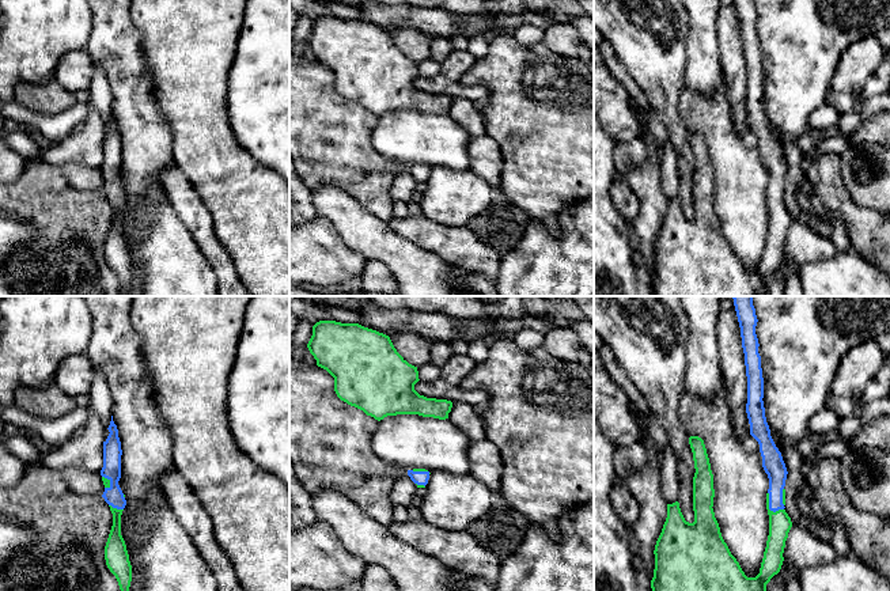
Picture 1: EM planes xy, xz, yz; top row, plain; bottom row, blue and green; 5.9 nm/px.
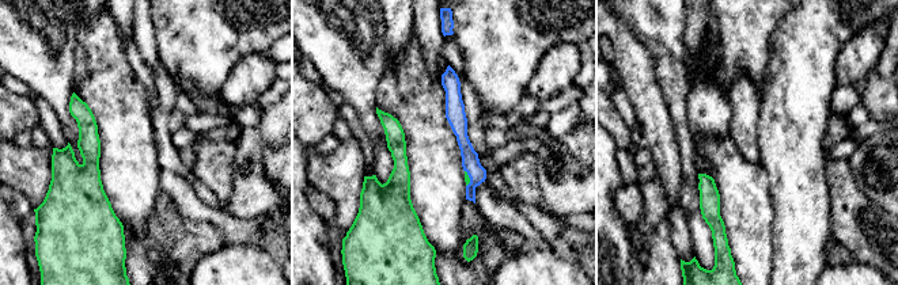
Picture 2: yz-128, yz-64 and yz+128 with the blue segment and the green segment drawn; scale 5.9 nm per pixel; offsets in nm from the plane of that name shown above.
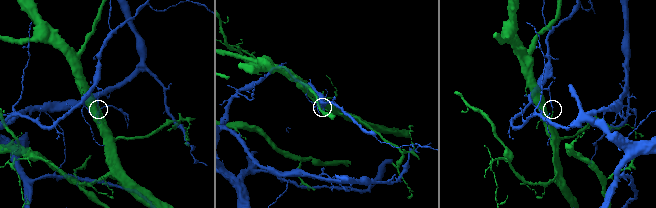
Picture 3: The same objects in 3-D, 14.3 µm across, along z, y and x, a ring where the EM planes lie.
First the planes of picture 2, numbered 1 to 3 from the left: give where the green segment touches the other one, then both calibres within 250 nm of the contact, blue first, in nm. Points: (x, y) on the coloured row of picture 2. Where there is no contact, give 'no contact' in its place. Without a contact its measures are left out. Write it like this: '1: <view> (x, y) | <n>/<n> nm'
1: no contact
2: yz-64 (469, 177) | 110/30 nm
3: no contact

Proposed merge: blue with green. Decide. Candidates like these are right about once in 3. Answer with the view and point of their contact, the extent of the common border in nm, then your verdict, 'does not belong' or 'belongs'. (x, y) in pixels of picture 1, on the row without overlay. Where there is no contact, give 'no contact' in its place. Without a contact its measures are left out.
meets blue in yz at (769, 203); contact 140 nm long; does not belong

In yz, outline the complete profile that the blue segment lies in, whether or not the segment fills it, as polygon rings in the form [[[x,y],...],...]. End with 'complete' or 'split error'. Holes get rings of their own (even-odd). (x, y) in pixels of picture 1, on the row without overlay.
[[[734,0],[742,33],[745,61],[747,72],[746,109],[750,120],[750,130],[758,137],[762,152],[762,163],[769,174],[769,205],[776,208],[784,205],[783,185],[787,175],[787,163],[781,148],[776,143],[765,113],[764,103],[764,73],[761,52],[758,49],[758,34],[755,30],[757,11],[753,0]]]; complete

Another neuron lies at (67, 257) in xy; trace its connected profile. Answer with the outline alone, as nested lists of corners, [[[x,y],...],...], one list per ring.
[[[27,160],[19,181],[8,185],[7,207],[34,227],[34,239],[12,251],[1,276],[22,296],[122,296],[105,255],[113,209],[102,192],[73,187],[60,166]]]

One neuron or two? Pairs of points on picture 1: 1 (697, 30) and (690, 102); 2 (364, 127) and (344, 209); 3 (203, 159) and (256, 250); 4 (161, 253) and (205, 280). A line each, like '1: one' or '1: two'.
1: two
2: two
3: one
4: one

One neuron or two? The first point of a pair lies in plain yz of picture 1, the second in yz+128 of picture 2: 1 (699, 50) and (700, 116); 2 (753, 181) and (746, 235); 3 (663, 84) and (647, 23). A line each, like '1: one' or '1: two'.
1: one
2: one
3: one

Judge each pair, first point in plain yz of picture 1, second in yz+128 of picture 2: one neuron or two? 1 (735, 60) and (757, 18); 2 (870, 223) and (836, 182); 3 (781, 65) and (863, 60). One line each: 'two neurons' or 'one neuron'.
1: two neurons
2: one neuron
3: two neurons

